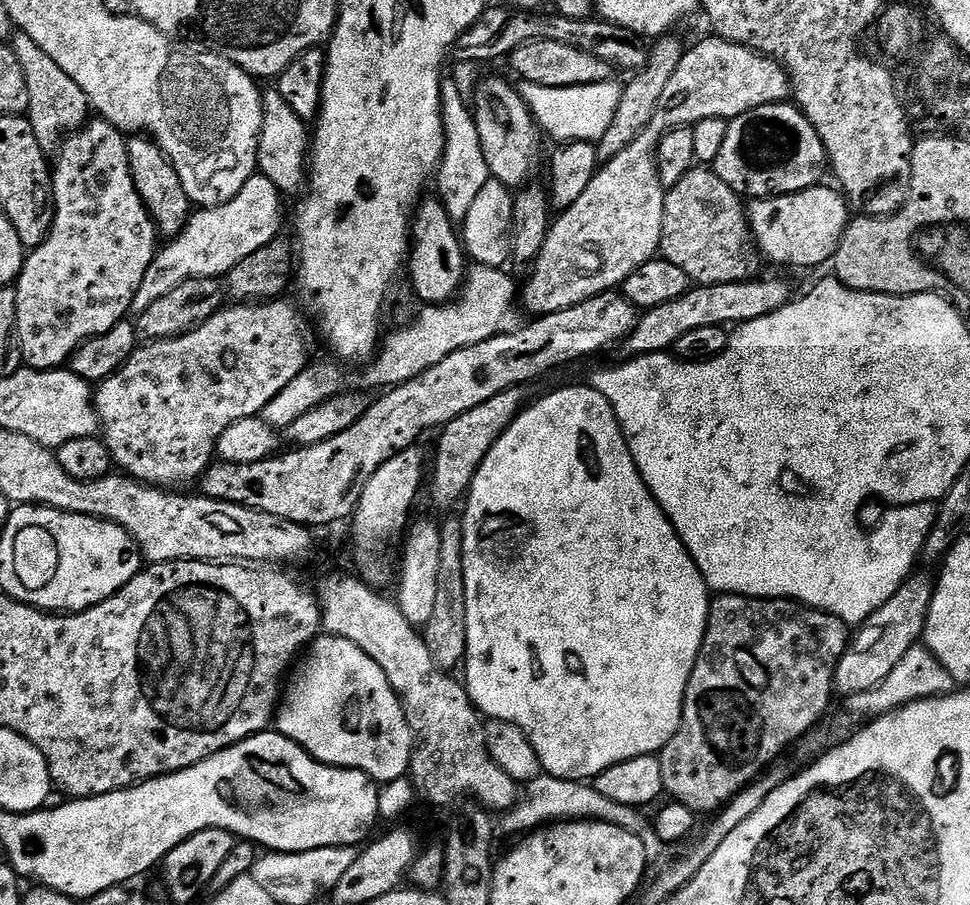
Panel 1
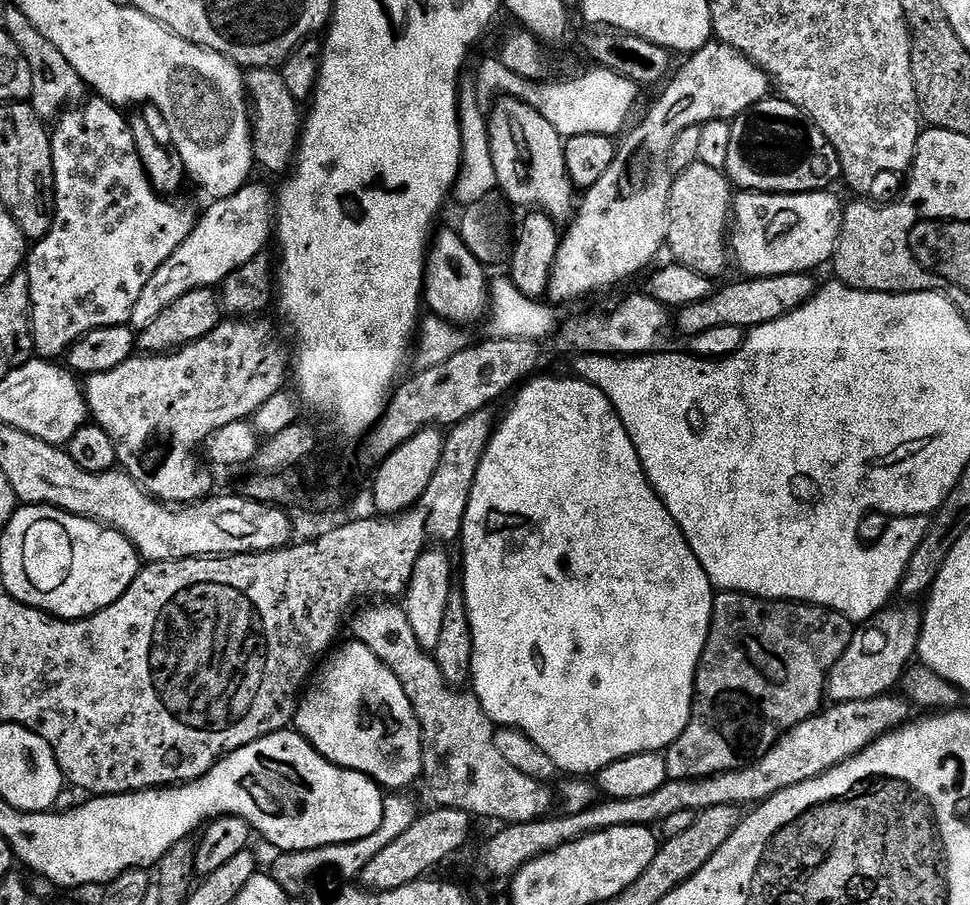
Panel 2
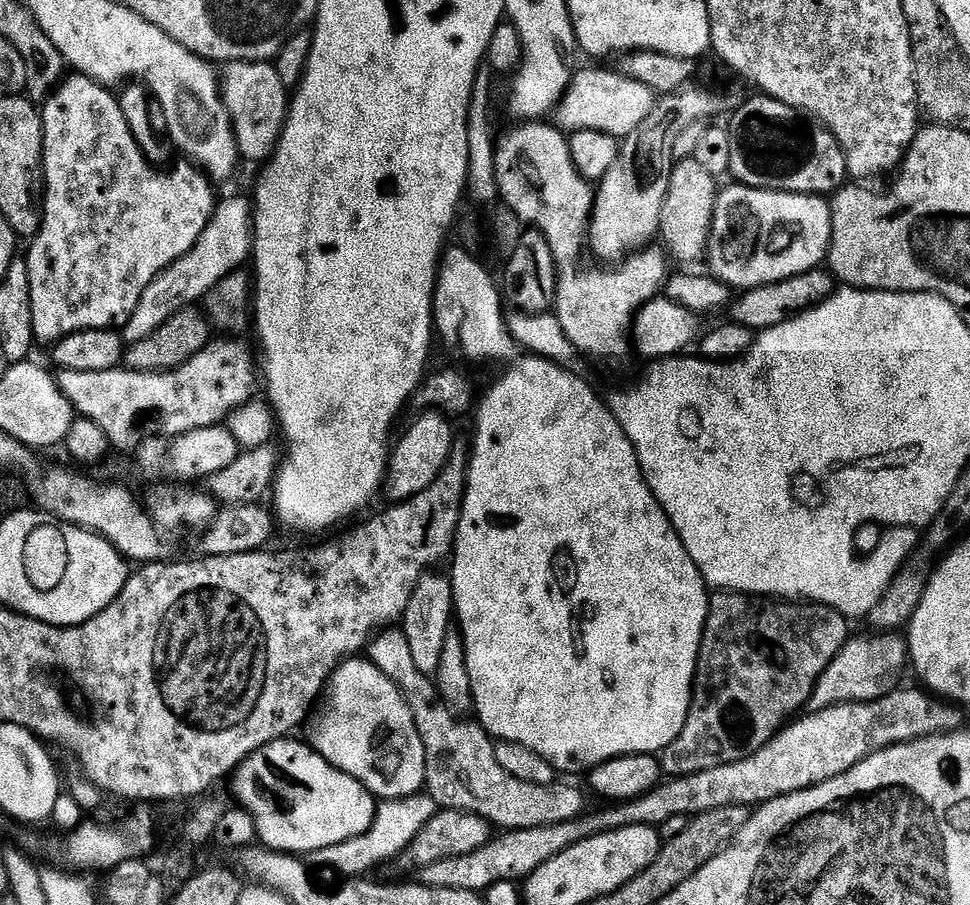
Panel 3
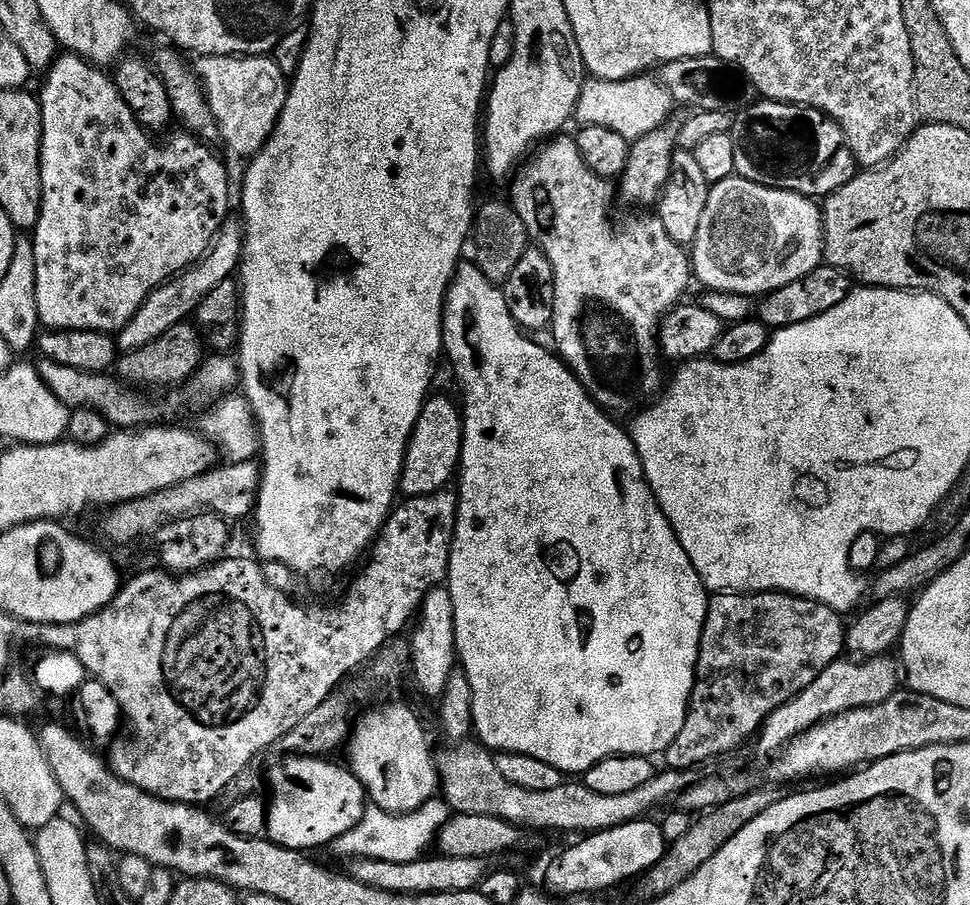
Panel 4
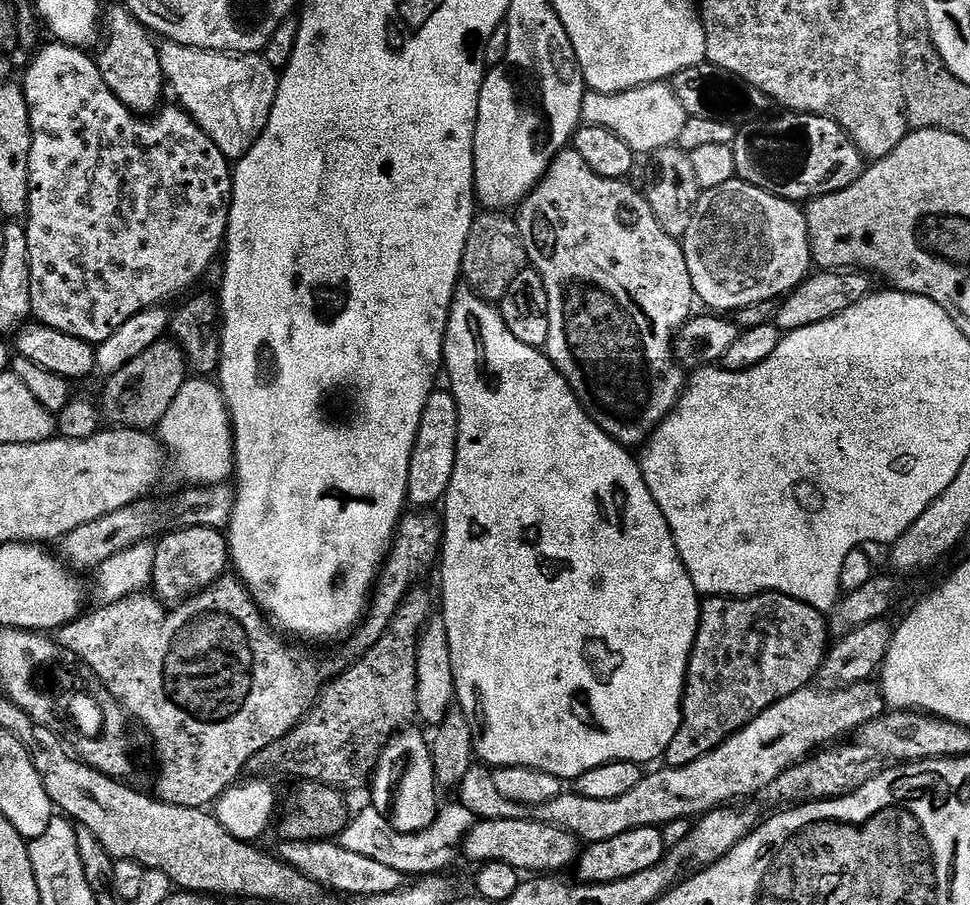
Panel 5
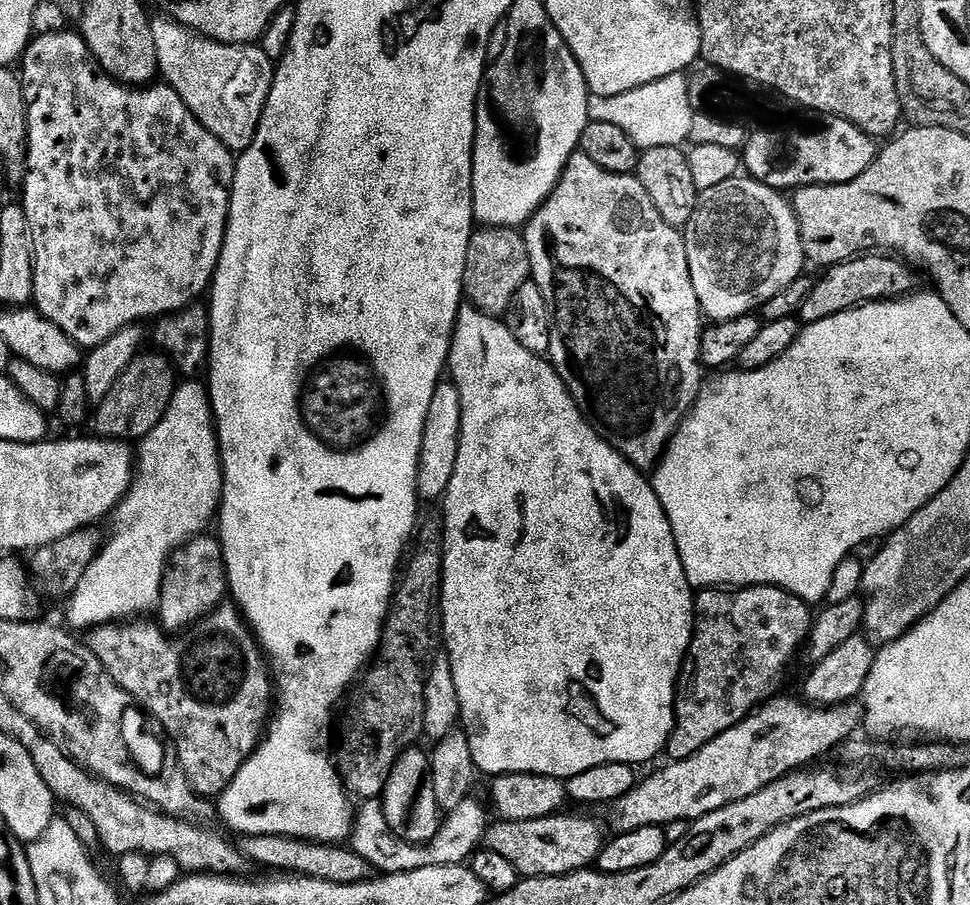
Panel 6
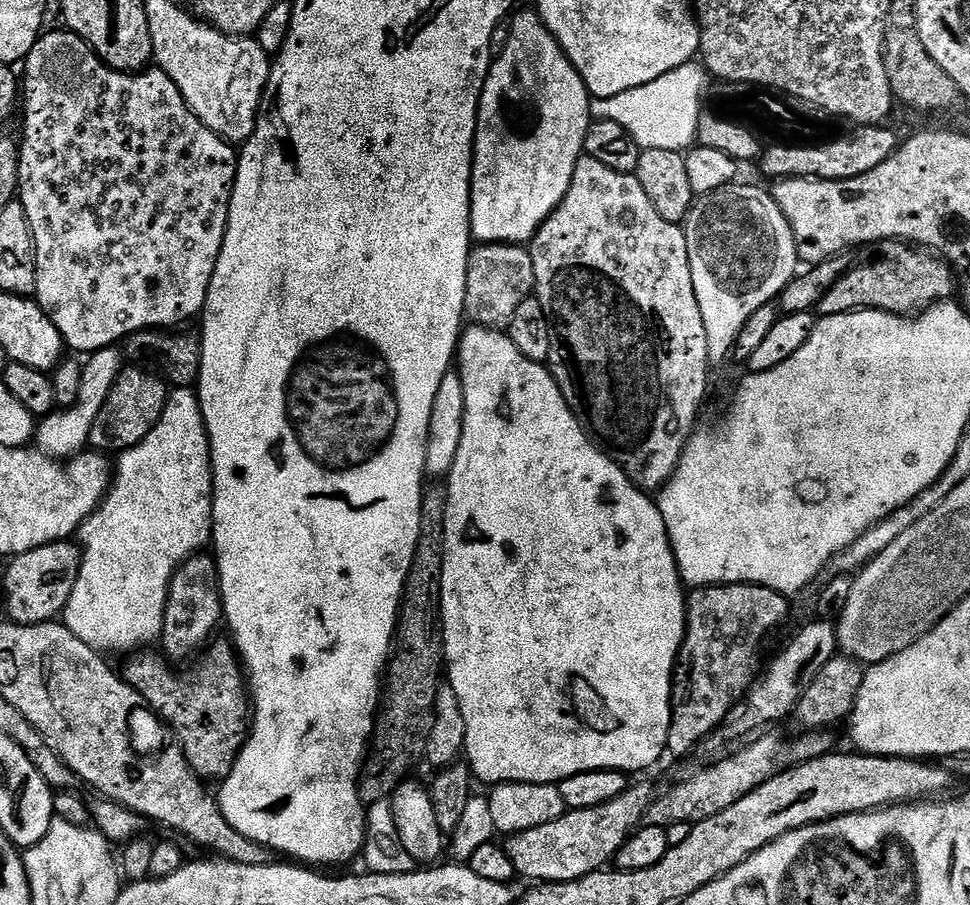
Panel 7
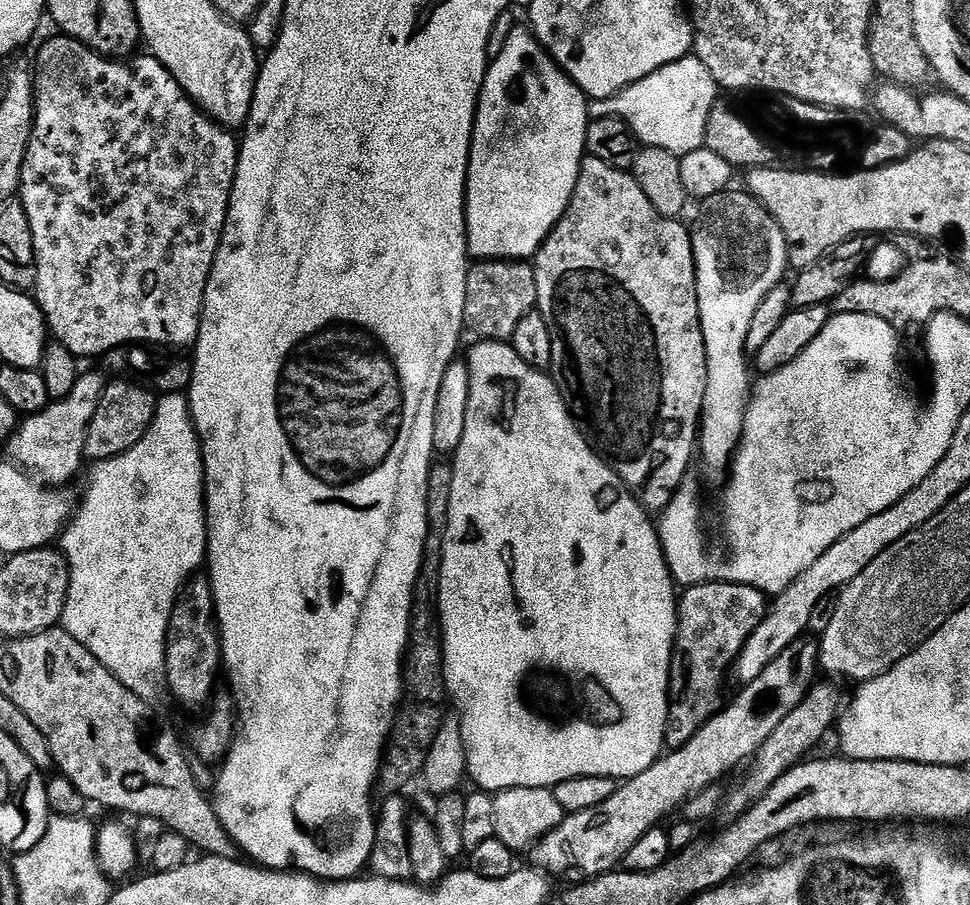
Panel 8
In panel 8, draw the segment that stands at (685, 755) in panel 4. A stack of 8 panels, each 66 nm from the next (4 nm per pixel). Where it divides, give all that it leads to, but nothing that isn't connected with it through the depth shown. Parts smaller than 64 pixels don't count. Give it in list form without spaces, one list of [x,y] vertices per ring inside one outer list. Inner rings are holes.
[[[709,582],[707,584],[695,584],[693,588],[683,589],[676,610],[676,641],[674,642],[674,650],[672,651],[672,665],[670,666],[670,678],[668,679],[668,717],[666,718],[666,734],[664,735],[664,742],[669,749],[686,746],[686,742],[690,742],[690,738],[694,738],[694,734],[698,734],[700,727],[702,727],[711,716],[716,715],[722,704],[720,695],[724,692],[724,679],[726,679],[727,676],[730,676],[730,669],[735,665],[741,650],[746,646],[750,634],[754,634],[756,627],[764,621],[764,617],[768,614],[769,607],[770,600],[765,593],[758,591],[754,586],[746,586],[745,584]]]

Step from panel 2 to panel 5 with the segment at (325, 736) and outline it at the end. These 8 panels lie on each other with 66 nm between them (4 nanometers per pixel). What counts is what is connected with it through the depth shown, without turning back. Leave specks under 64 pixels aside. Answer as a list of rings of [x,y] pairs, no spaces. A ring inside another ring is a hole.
[[[401,730],[388,741],[376,764],[376,773],[370,781],[371,807],[376,808],[399,832],[421,832],[434,822],[438,811],[432,749],[426,736],[413,730]]]

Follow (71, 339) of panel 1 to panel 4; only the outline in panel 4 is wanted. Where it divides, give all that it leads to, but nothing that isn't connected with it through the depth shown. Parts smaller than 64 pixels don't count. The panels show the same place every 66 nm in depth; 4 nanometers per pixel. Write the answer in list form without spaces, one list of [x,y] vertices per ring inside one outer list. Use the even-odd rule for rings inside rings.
[[[75,54],[57,55],[56,61],[52,63],[46,75],[43,77],[44,89],[38,92],[40,101],[40,109],[42,110],[42,146],[40,147],[40,173],[42,174],[42,202],[40,203],[40,217],[36,223],[34,231],[31,233],[32,245],[34,246],[34,275],[38,278],[38,286],[36,287],[36,297],[38,298],[38,314],[40,315],[40,323],[45,329],[55,330],[57,332],[65,332],[66,330],[90,330],[91,332],[106,332],[109,334],[119,333],[120,329],[130,322],[130,318],[134,318],[134,314],[138,314],[138,310],[146,302],[146,298],[155,288],[162,284],[167,284],[177,274],[184,271],[185,268],[191,268],[192,265],[200,263],[212,246],[212,241],[216,239],[220,228],[224,225],[224,221],[229,219],[228,212],[228,168],[211,152],[207,143],[201,142],[197,137],[193,136],[187,130],[179,130],[172,136],[172,144],[155,144],[151,140],[149,129],[138,123],[136,115],[130,110],[130,106],[126,106],[126,102],[118,94],[115,79],[111,75],[108,76],[107,71],[101,70],[97,65],[90,64],[83,60],[82,57]]]

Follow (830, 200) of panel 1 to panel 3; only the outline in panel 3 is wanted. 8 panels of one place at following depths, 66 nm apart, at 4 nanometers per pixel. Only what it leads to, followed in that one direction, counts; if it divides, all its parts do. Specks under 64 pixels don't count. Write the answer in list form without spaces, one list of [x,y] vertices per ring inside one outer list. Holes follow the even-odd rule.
[[[732,182],[729,188],[721,187],[716,194],[716,205],[714,206],[714,218],[708,235],[708,251],[706,253],[707,271],[716,276],[723,284],[729,284],[733,290],[747,290],[766,286],[774,282],[782,282],[794,274],[802,274],[811,268],[821,267],[825,263],[828,247],[832,241],[832,205],[823,196],[803,196],[797,192],[771,192],[765,188],[751,188],[739,182]]]

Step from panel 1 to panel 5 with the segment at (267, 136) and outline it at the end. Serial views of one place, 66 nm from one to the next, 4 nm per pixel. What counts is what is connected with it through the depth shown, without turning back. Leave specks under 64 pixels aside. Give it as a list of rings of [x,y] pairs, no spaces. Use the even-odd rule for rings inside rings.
[[[164,42],[159,45],[160,61],[167,87],[177,96],[183,108],[204,133],[227,156],[229,161],[241,160],[266,130],[270,110],[280,85],[277,69],[271,68],[260,54],[211,52]]]

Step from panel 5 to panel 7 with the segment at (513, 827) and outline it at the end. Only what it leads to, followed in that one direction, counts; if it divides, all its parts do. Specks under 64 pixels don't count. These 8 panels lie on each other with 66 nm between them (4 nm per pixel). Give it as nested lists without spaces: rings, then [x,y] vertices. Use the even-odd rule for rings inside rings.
[[[633,783],[614,802],[606,802],[602,806],[589,808],[574,808],[565,811],[562,818],[554,818],[554,822],[546,822],[546,826],[534,826],[534,830],[513,832],[503,841],[502,847],[510,854],[510,862],[514,862],[517,877],[532,880],[528,882],[559,882],[562,880],[577,880],[591,872],[607,869],[613,863],[618,850],[628,837],[641,827],[646,813],[654,799],[654,791],[648,784]]]

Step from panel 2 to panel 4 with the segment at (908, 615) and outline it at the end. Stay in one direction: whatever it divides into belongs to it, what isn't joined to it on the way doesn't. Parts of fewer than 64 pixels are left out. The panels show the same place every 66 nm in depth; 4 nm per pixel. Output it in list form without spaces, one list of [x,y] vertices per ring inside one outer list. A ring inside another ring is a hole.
[[[891,655],[835,660],[826,670],[822,670],[822,674],[818,674],[818,678],[814,678],[814,682],[810,682],[810,686],[806,686],[806,690],[802,690],[802,694],[771,712],[760,727],[758,739],[755,741],[756,748],[762,755],[768,756],[767,758],[775,757],[784,751],[793,738],[810,730],[814,725],[829,720],[831,716],[849,712],[851,708],[865,708],[886,702],[886,698],[893,696],[901,684],[901,669]]]

